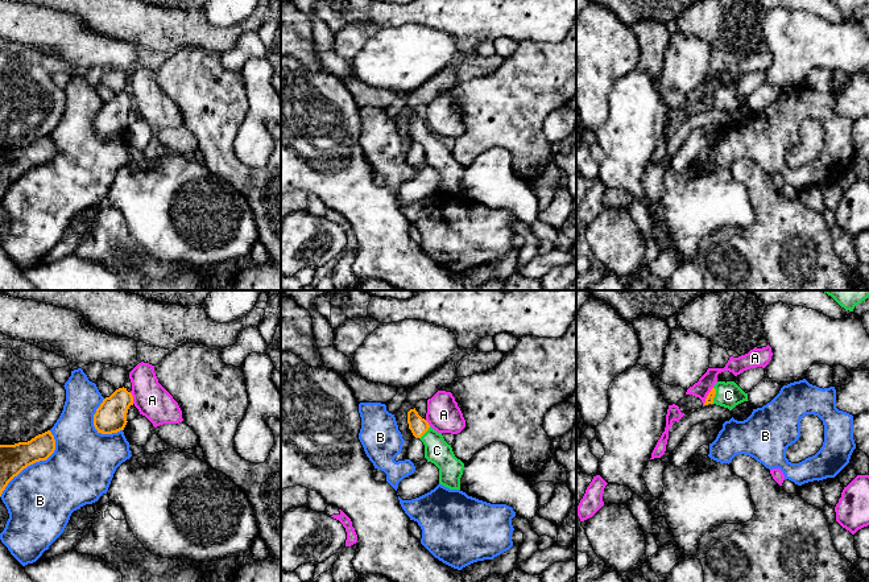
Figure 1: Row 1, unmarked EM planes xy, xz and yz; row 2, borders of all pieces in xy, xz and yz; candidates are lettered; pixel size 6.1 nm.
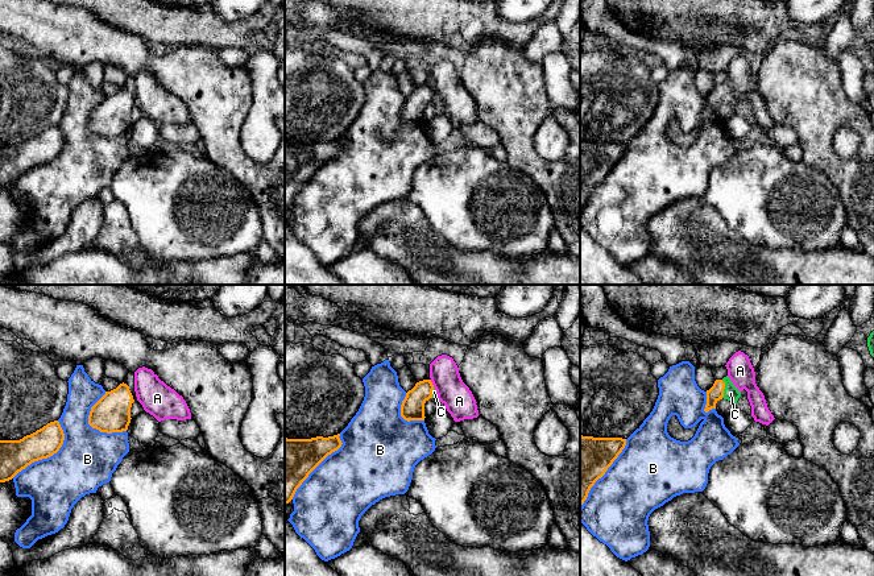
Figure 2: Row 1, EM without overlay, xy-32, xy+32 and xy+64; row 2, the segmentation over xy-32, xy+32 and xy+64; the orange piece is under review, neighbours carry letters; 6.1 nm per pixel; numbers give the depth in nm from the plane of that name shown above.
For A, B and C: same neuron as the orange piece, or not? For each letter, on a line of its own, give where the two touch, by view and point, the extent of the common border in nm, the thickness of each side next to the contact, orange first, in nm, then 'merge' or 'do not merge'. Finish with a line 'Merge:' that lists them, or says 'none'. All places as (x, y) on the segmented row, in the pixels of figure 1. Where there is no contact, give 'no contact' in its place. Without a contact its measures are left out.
A: meets orange in yz at (707, 396); contact 130 nm long; 50 nm thick on the orange side, 100 nm on the other; do not merge
B: meets orange in xy at (34, 462); contact 500 nm long; 180 nm thick on the orange side, 420 nm on the other; do not merge
C: meets orange in yz at (715, 393); contact 100 nm long; 50 nm thick on the orange side, 160 nm on the other; merge
Merge: C

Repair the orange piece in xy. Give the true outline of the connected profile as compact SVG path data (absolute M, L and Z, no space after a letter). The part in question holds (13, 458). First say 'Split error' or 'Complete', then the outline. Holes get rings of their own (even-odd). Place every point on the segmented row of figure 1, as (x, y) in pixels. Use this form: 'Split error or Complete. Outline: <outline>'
Complete. Outline: M50 430L28 442L0 445L0 496L8 483L28 466L46 461L55 450L55 439Z

